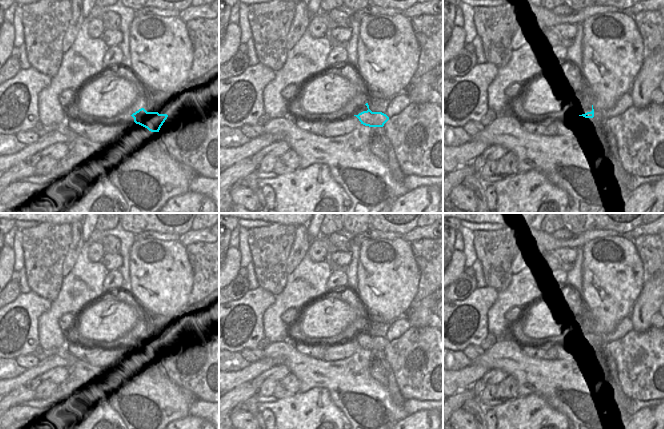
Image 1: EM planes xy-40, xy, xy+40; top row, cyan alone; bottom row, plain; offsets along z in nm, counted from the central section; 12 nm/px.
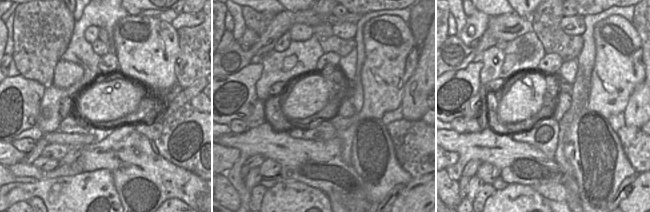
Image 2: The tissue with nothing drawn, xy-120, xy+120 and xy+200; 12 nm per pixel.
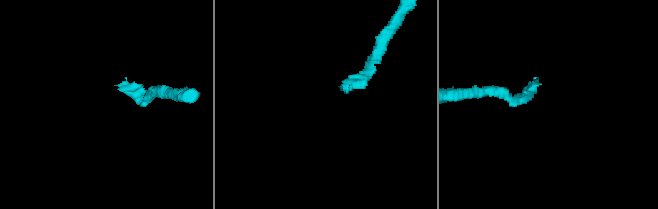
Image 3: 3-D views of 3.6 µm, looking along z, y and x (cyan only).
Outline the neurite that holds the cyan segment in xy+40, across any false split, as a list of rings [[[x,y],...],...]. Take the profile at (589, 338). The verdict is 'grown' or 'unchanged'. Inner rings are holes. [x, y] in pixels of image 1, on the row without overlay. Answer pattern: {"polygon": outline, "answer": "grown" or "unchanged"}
{"polygon": [[[581,323],[577,330],[574,332],[573,337],[585,342],[594,341],[593,329],[588,327],[586,323]]], "answer": "grown"}

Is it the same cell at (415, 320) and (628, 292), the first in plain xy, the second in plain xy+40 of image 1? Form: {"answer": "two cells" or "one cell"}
{"answer": "two cells"}

